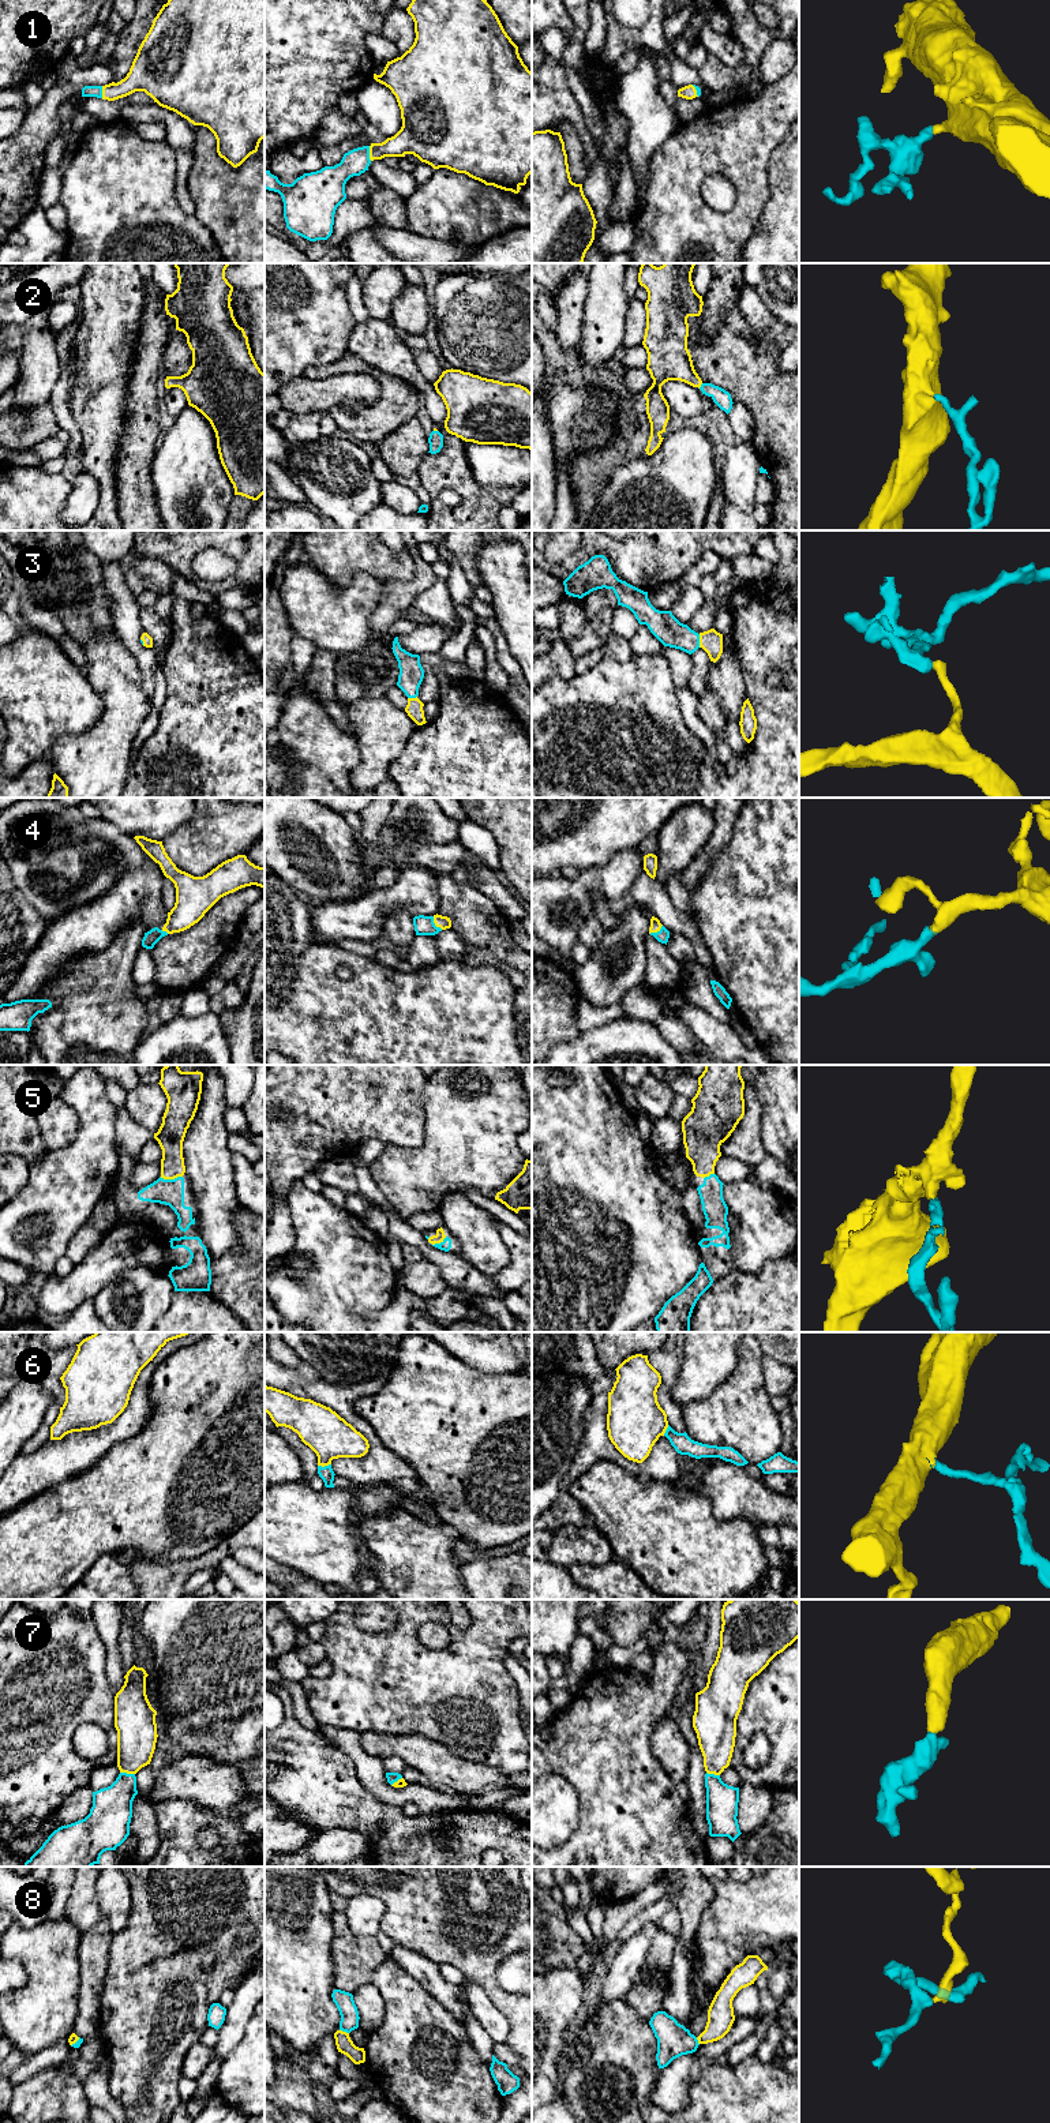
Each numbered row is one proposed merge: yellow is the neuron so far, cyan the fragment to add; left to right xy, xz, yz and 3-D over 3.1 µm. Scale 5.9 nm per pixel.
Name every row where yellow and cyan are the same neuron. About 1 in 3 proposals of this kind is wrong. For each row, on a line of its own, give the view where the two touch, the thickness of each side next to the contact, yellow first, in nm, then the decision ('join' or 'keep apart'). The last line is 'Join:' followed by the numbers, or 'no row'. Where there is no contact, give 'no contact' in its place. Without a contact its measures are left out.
1: contact in xz; calibres 170 and 150 nm; join
2: contact in yz; calibres 260 and 100 nm; join
3: contact in yz; calibres 140 and 170 nm; join
4: contact in xz; calibres 80 and 110 nm; join
5: contact in xy; calibres 160 and 160 nm; join
6: contact in xz; calibres 260 and 90 nm; join
7: contact in xy; calibres 240 and 240 nm; join
8: contact in xz; calibres 100 and 110 nm; keep apart
Join: 1, 2, 3, 4, 5, 6, 7

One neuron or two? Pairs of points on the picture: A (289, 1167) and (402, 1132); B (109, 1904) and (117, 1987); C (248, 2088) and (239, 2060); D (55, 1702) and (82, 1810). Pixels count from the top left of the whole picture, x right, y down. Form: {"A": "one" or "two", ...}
{"A": "one", "B": "two", "C": "one", "D": "two"}

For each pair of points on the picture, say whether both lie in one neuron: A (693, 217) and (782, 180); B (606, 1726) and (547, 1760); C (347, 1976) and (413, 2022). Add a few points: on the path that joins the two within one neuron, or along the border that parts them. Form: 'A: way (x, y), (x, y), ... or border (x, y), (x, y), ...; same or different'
A: border (772, 154), (769, 161), (769, 199), (761, 217); different
B: way (591, 1741), (588, 1744), (562, 1747); same
C: border (385, 1958), (375, 1970), (371, 1983); different

